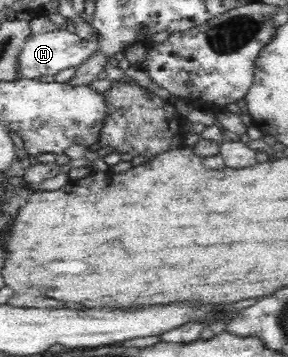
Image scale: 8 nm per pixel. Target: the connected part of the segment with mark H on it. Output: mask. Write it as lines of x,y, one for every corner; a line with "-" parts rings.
63,29
44,34
30,34
21,42
16,62
18,79
39,80
42,76
55,76
62,70
78,68
86,59
90,59
96,50
96,43
81,40
75,33
71,34

